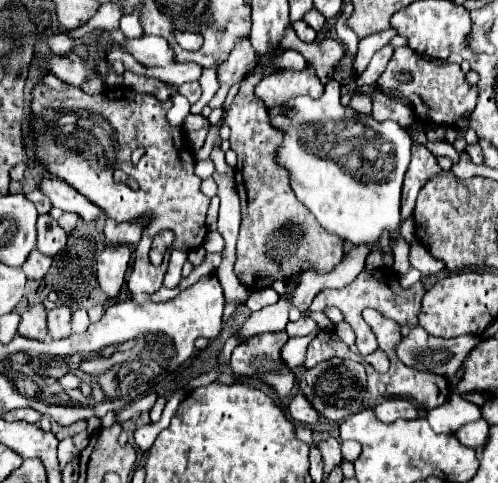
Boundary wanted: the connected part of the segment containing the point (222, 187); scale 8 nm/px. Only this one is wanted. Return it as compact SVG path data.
M213 174L219 186L219 198L221 198L221 208L219 208L219 234L225 238L225 248L235 248L237 234L239 234L239 196L235 192L235 180L233 176L223 176L223 174Z

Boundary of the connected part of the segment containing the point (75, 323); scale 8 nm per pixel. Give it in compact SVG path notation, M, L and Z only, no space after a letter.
M75 310L75 312L73 312L71 326L73 326L73 332L75 332L75 334L83 334L83 332L87 332L89 324L91 324L91 320L89 320L89 316L87 316L85 310Z

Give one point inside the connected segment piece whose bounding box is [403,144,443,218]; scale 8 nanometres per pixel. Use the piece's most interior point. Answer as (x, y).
(423, 167)

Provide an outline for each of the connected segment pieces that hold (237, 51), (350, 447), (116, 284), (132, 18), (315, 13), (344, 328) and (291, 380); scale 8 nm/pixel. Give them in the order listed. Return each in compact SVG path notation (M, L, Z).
M247 40L239 42L233 48L231 56L218 67L217 77L220 86L209 102L210 107L212 109L220 107L224 103L231 86L241 82L243 76L249 74L251 68L255 68L255 64L257 64L257 54L251 48L251 44Z
M350 440L345 441L341 444L342 456L346 460L351 460L352 463L355 462L355 458L358 458L361 454L362 448L357 443L350 444Z
M107 246L101 254L99 254L99 264L97 264L97 280L101 290L109 296L115 298L123 286L125 280L125 272L129 266L129 258L131 258L131 250L129 246Z
M135 6L135 12L129 12L121 18L121 32L125 38L139 38L145 34L141 28L141 6Z
M315 8L309 10L307 16L303 16L303 20L305 20L315 32L319 32L319 30L325 26L325 16L323 16L319 10L315 10Z
M341 322L335 326L335 332L339 334L339 338L347 344L347 346L355 346L355 332L347 326L347 322Z
M267 332L267 334L257 334L251 340L239 344L233 350L231 356L231 370L237 378L257 378L261 382L265 382L267 386L271 386L279 398L287 398L293 394L293 388L297 386L297 376L295 372L283 362L281 358L281 348L287 342L287 332Z

